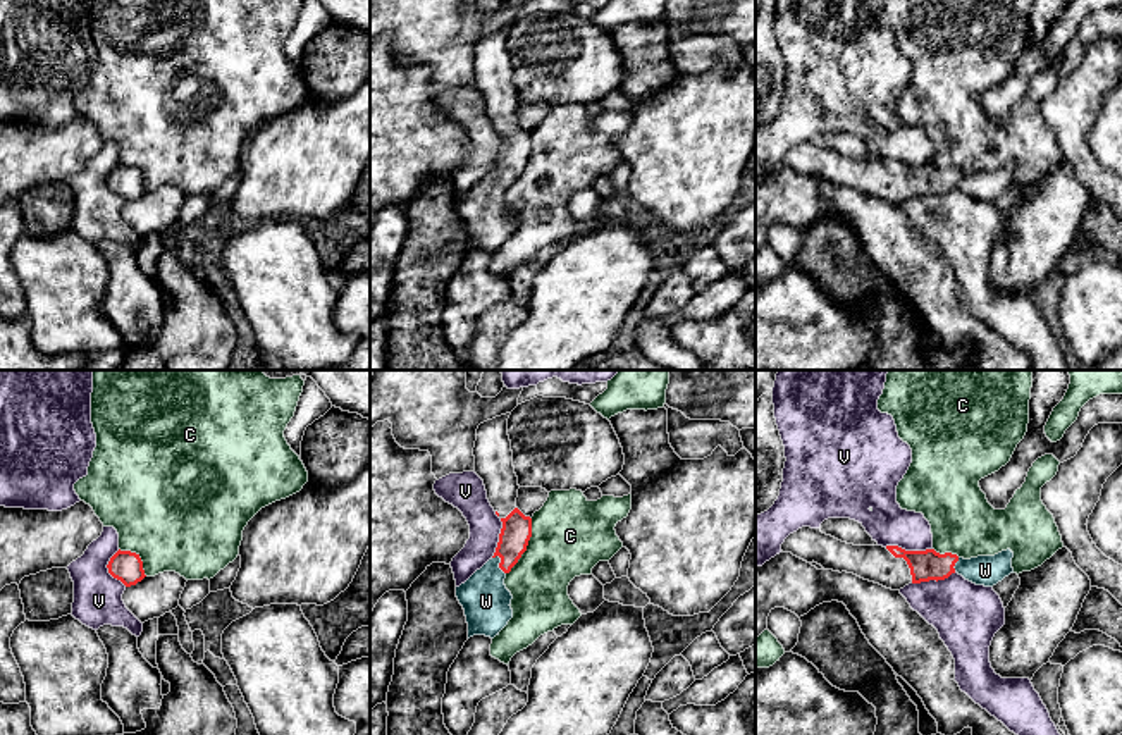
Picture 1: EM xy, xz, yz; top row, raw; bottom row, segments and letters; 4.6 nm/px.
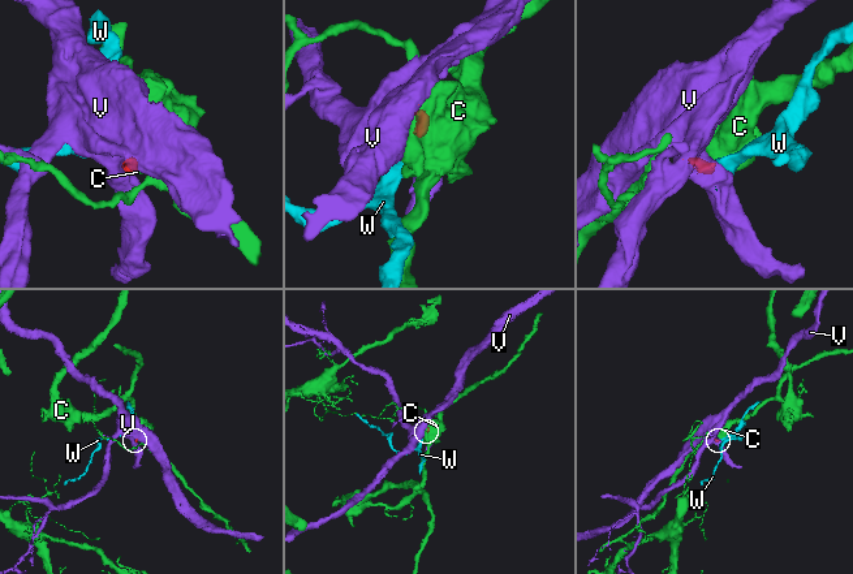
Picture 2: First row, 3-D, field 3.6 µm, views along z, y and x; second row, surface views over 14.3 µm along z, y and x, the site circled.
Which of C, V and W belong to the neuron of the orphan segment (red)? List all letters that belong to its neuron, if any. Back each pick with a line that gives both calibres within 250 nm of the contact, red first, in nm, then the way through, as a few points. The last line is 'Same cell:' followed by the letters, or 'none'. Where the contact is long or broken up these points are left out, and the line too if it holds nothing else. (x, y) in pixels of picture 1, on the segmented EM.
W: calibres 140 and 220 nm; way xz (517, 529), (513, 543), (499, 563), (486, 586), (486, 601)
Same cell: W

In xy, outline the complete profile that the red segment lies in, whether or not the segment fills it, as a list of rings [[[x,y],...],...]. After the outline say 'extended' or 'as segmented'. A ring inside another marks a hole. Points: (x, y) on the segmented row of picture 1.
[[[119,549],[110,558],[107,568],[108,568],[108,573],[114,578],[120,580],[126,587],[136,585],[146,577],[139,554],[131,553],[131,551]]]; as segmented

